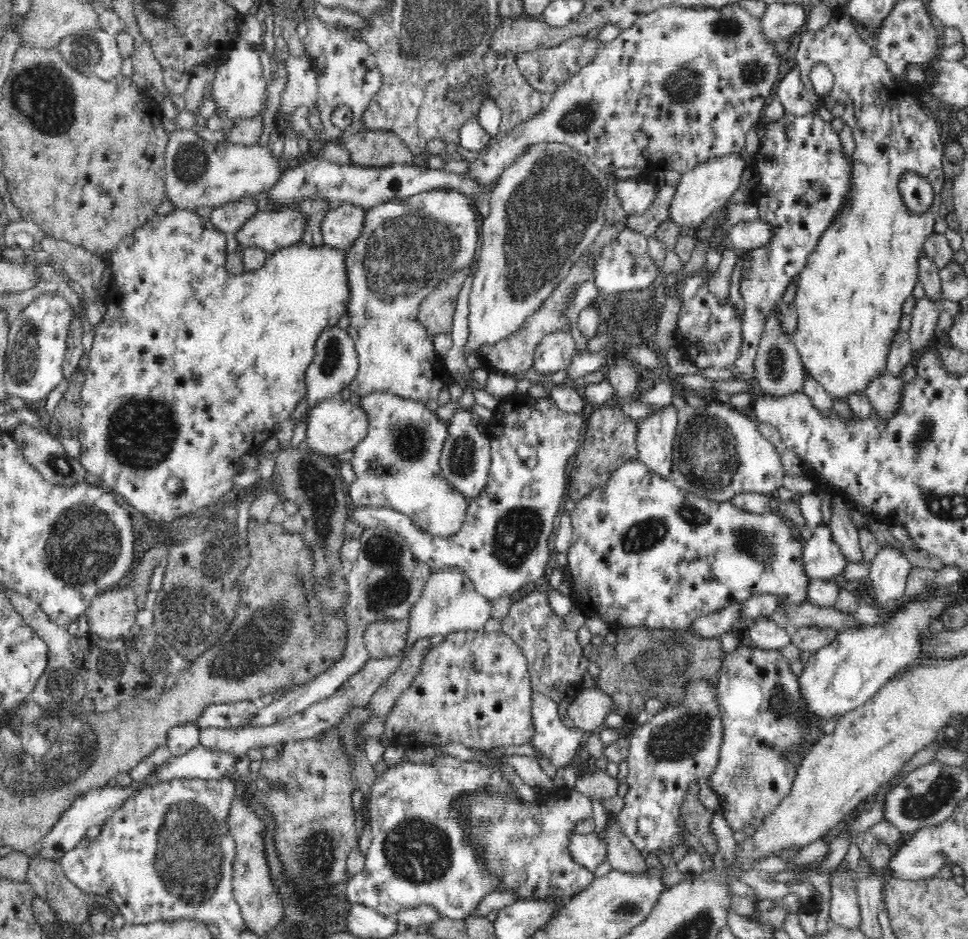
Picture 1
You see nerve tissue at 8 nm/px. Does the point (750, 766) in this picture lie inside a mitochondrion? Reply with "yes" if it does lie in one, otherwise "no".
yes

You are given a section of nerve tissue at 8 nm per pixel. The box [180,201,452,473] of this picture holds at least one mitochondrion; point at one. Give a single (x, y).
(409, 440)

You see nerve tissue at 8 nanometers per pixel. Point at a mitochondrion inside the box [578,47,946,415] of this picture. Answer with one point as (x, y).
(683, 81)

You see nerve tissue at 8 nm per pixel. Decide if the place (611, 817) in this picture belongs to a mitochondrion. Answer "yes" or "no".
no

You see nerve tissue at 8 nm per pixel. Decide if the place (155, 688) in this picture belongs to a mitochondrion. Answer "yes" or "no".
no

